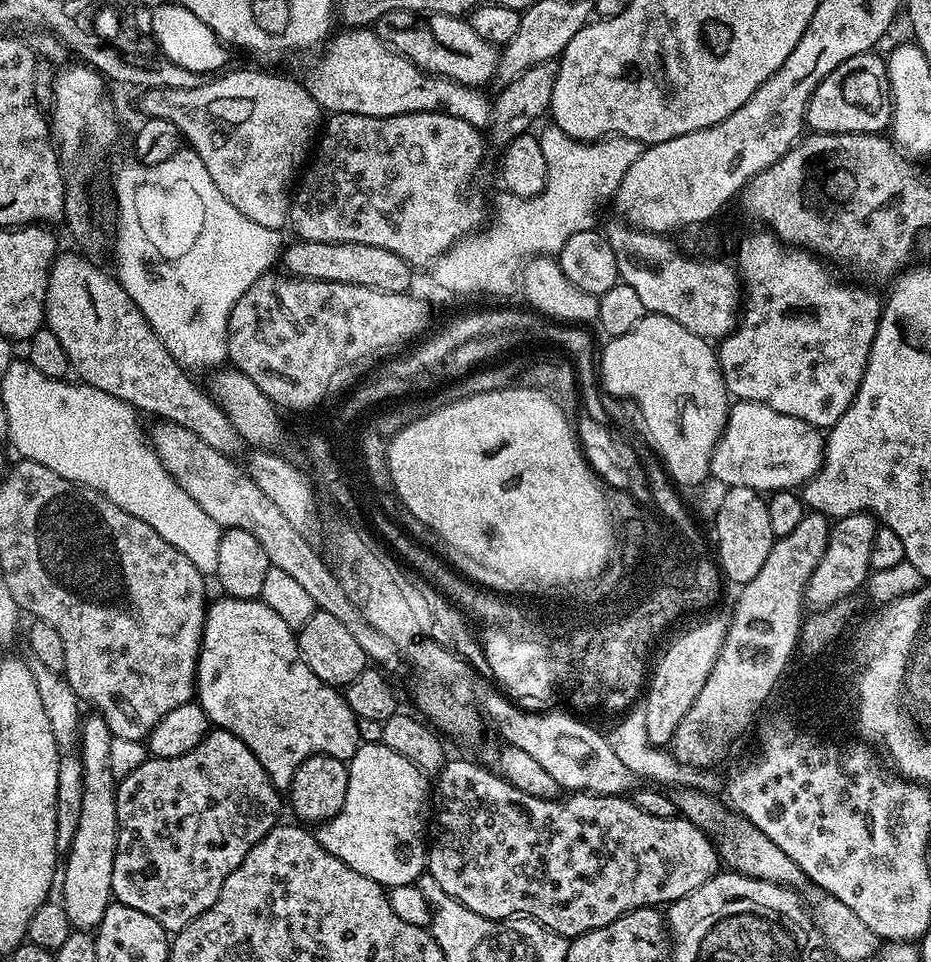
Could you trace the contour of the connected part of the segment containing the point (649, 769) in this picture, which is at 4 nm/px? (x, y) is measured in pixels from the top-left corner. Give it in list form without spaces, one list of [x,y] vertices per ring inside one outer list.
[[[634,708],[626,712],[621,720],[607,733],[608,742],[615,754],[625,765],[635,772],[641,771],[641,764],[646,758],[646,774],[657,785],[679,789],[690,788],[706,795],[719,797],[727,789],[727,779],[724,774],[714,771],[714,768],[693,764],[684,764],[671,751],[664,751],[661,747],[651,746],[646,734],[646,718],[643,709]]]

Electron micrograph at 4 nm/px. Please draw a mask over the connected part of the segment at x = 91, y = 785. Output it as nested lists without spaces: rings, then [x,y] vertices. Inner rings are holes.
[[[99,714],[85,715],[79,724],[78,757],[84,770],[82,782],[82,814],[79,815],[78,830],[74,834],[73,844],[69,846],[66,859],[62,864],[62,897],[60,902],[66,910],[67,917],[75,929],[92,930],[100,924],[102,914],[112,902],[112,884],[114,870],[114,854],[118,846],[118,810],[116,809],[116,790],[118,777],[112,771],[110,762],[110,746],[114,739],[112,732],[107,728],[103,716]]]

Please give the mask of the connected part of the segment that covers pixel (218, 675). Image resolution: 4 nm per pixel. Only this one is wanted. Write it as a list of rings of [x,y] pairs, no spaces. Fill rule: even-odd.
[[[227,594],[221,595],[221,597],[221,600],[213,599],[204,614],[204,637],[200,643],[200,658],[196,662],[195,695],[198,697],[200,709],[206,713],[209,721],[217,729],[238,737],[252,751],[254,758],[258,758],[258,762],[262,762],[262,770],[266,770],[273,786],[278,790],[287,789],[291,785],[298,766],[306,758],[319,754],[321,756],[333,756],[345,762],[351,760],[362,743],[360,739],[360,720],[352,713],[343,695],[333,685],[322,682],[322,678],[318,678],[318,674],[314,674],[314,670],[310,670],[310,666],[306,666],[306,662],[302,662],[300,648],[296,644],[297,633],[286,622],[282,622],[282,618],[278,618],[278,614],[274,614],[274,610],[269,604],[265,604],[259,598],[243,600]]]

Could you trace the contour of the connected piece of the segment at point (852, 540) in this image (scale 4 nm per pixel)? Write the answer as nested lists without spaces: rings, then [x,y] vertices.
[[[851,512],[849,516],[839,517],[831,525],[825,552],[805,586],[804,599],[809,609],[830,608],[834,604],[847,601],[851,592],[856,592],[859,588],[861,591],[865,587],[870,575],[867,565],[870,542],[874,542],[877,527],[876,517],[869,516],[867,512]]]

